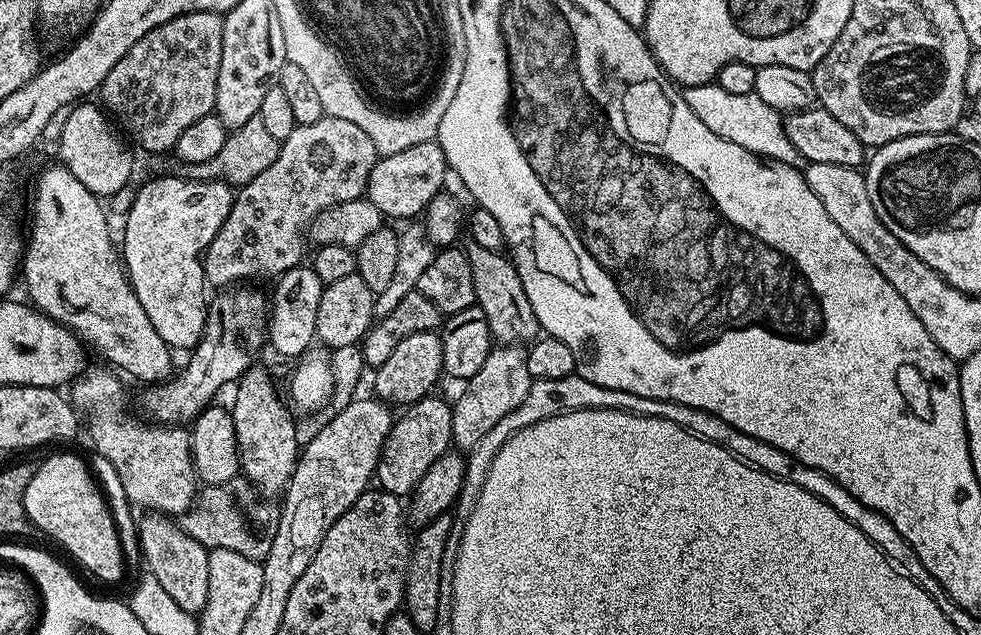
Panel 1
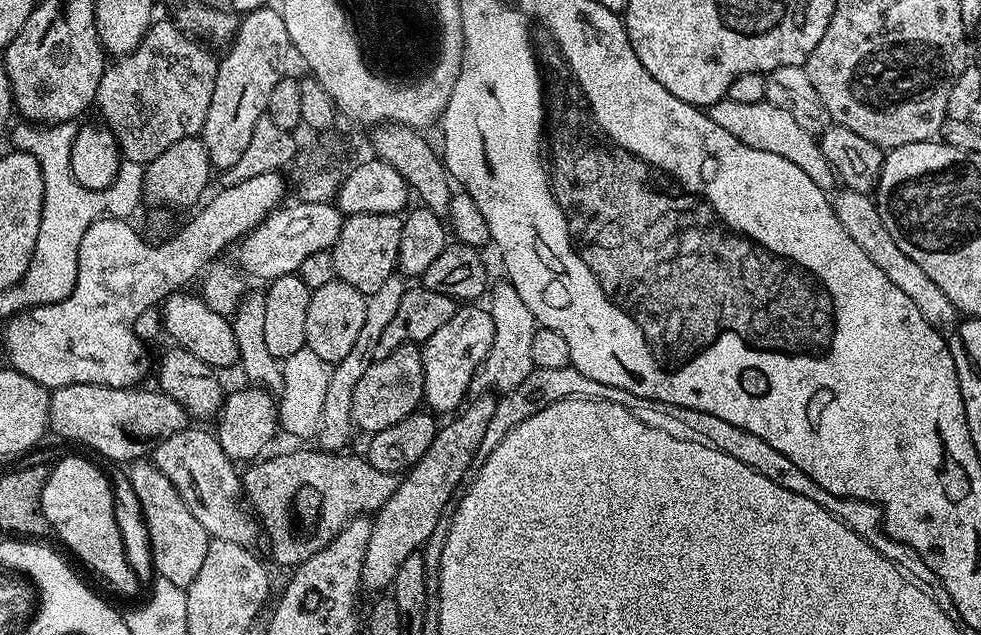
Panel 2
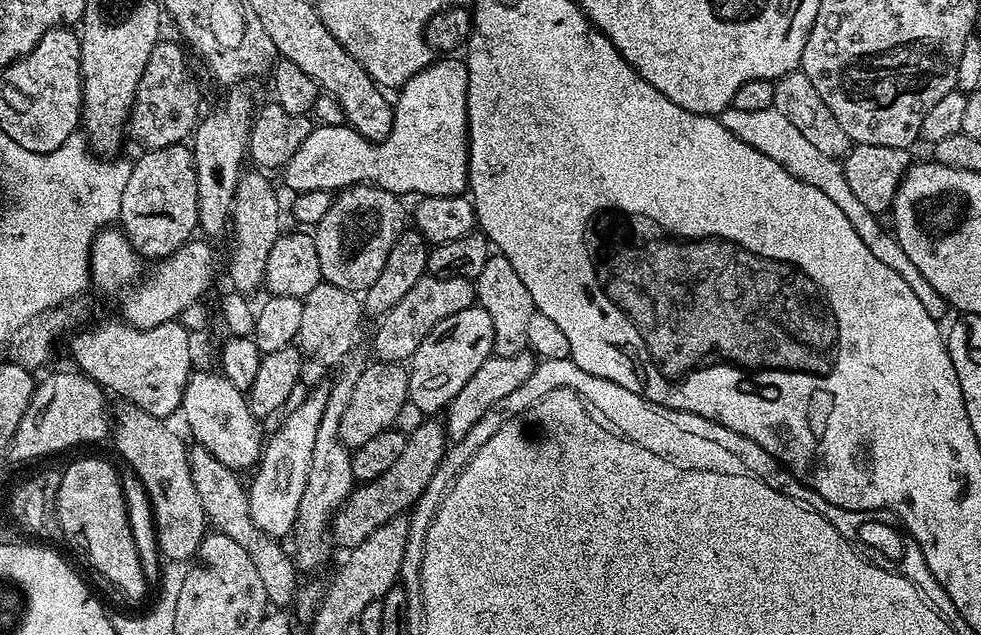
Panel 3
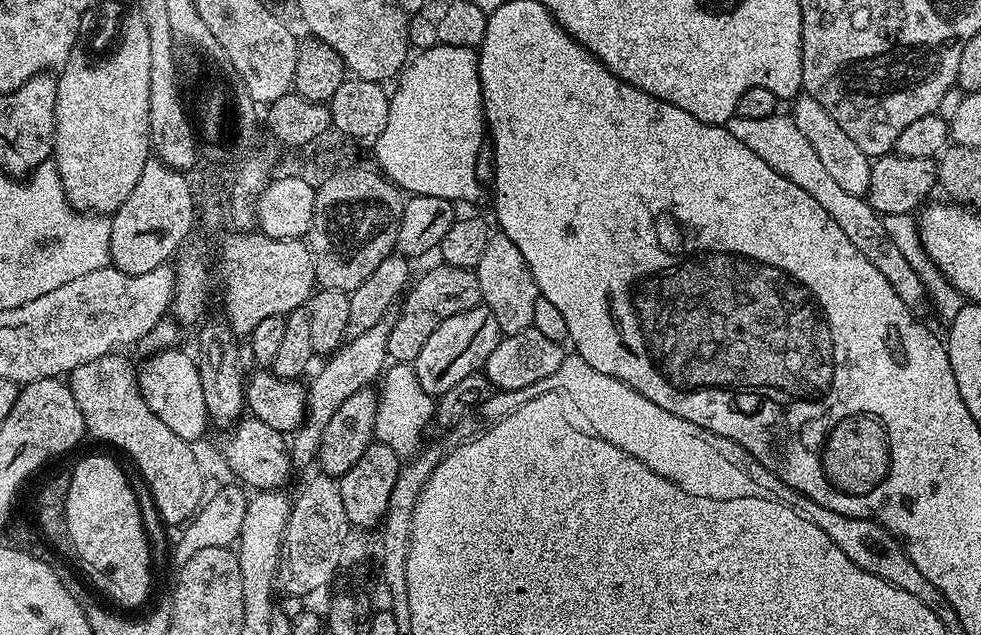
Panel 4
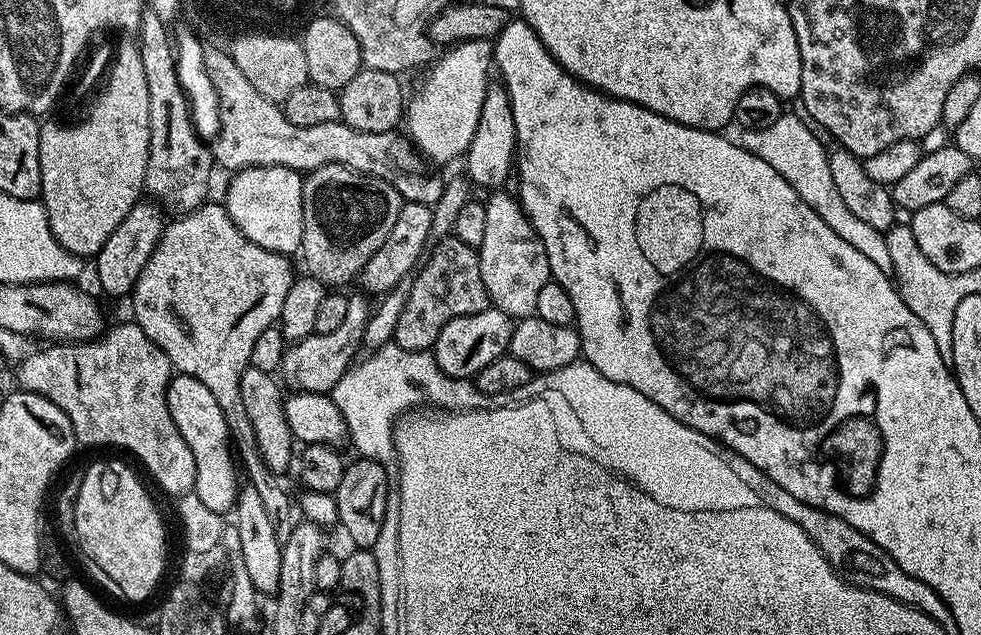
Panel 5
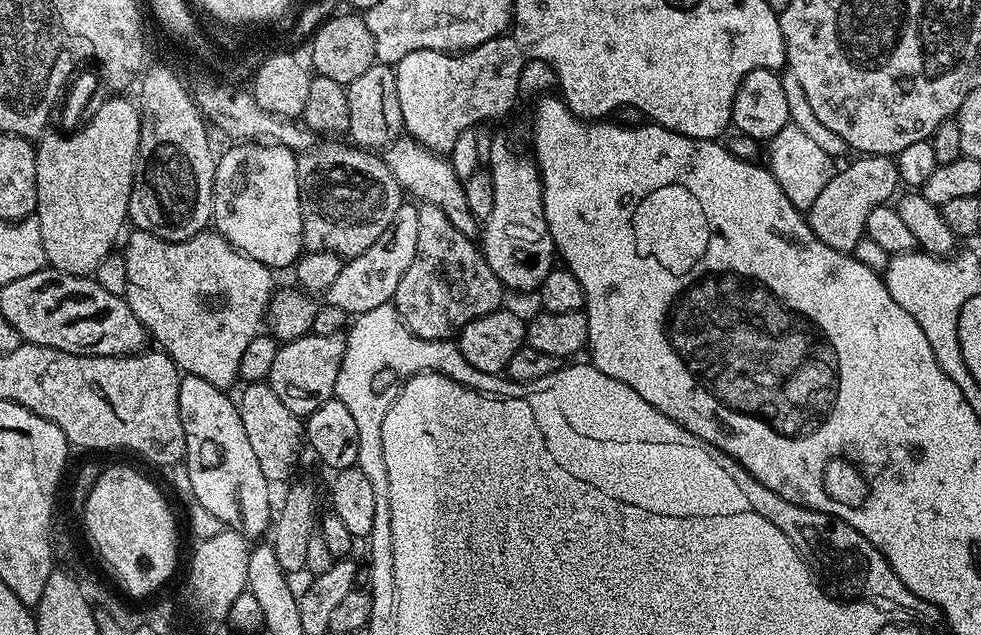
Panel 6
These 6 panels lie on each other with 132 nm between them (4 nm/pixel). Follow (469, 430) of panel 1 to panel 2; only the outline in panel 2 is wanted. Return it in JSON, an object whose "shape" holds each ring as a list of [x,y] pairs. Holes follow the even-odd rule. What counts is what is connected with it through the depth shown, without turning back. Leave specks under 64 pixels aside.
{"shape":[[[507,282],[495,284],[493,283],[490,288],[492,304],[490,303],[489,309],[491,320],[494,322],[494,340],[491,342],[490,354],[483,360],[471,380],[469,391],[476,396],[493,392],[498,394],[512,392],[534,369],[531,339],[534,338],[538,327],[536,319],[530,312],[530,306],[522,302],[518,290],[514,290],[512,284]]]}

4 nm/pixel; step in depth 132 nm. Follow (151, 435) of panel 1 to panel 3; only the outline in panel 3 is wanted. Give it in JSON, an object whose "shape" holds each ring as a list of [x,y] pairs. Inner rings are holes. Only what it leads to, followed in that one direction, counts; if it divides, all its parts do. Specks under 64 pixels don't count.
{"shape":[[[193,447],[188,453],[188,461],[194,478],[194,490],[198,490],[198,498],[202,498],[205,517],[217,531],[234,538],[234,542],[238,542],[238,546],[250,554],[250,562],[254,562],[262,577],[262,587],[266,590],[269,605],[276,610],[287,609],[298,595],[298,569],[293,557],[286,551],[285,545],[284,548],[280,545],[283,543],[277,537],[265,536],[254,526],[245,481],[240,481],[233,469],[222,466],[222,462],[218,462],[218,458],[214,458],[214,454],[205,448]]]}

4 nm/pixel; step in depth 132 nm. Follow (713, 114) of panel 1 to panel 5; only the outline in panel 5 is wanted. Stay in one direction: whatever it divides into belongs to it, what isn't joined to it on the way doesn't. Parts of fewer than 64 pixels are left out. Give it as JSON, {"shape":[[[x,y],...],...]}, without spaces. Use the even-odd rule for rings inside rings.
{"shape":[[[785,111],[778,118],[778,122],[773,122],[770,126],[743,129],[739,133],[741,136],[738,136],[738,142],[747,152],[754,154],[754,158],[762,158],[762,162],[778,170],[778,174],[782,174],[782,178],[786,178],[786,182],[794,186],[798,198],[802,198],[802,202],[806,202],[806,206],[810,206],[810,210],[814,210],[814,214],[818,214],[818,218],[822,218],[822,222],[826,222],[826,226],[830,226],[830,230],[834,230],[834,234],[838,234],[842,242],[854,246],[858,254],[870,258],[870,262],[874,262],[878,270],[891,274],[894,264],[890,260],[889,251],[886,250],[885,233],[874,230],[874,226],[850,214],[830,174],[829,149],[824,148],[823,142],[812,133],[813,125],[803,115],[800,116]]]}

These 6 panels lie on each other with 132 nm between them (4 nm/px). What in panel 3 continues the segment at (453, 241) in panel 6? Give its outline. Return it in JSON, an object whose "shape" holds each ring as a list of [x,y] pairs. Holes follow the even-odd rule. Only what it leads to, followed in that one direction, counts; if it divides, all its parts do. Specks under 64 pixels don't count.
{"shape":[[[425,275],[414,282],[414,286],[385,314],[379,317],[376,333],[372,336],[372,348],[376,351],[375,359],[386,364],[399,364],[411,361],[412,355],[422,346],[422,338],[450,314],[466,310],[477,303],[475,283],[466,278],[442,278]]]}

